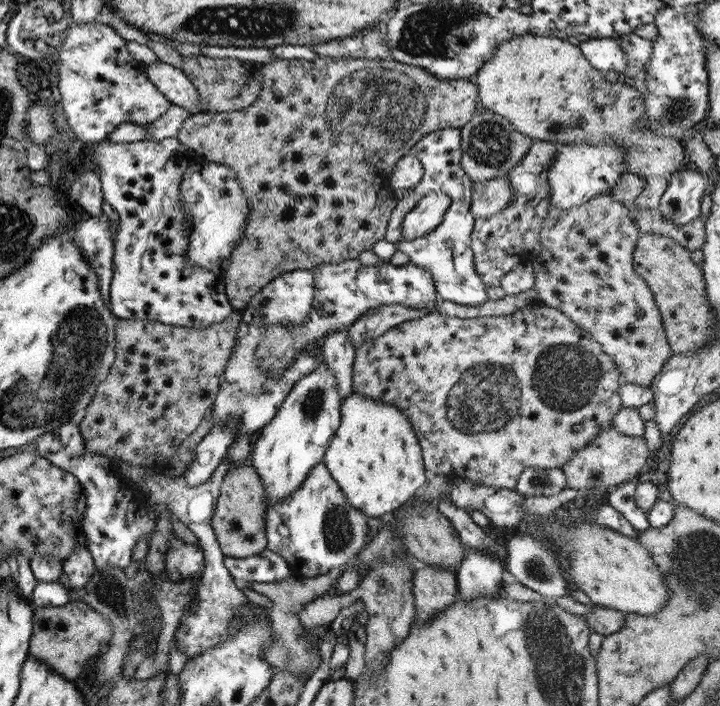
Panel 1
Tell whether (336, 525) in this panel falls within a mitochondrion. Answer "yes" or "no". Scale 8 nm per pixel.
yes

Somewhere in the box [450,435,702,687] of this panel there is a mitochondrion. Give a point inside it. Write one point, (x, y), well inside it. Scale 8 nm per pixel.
(537, 568)

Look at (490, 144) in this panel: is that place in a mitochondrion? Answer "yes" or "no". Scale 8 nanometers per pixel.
yes

